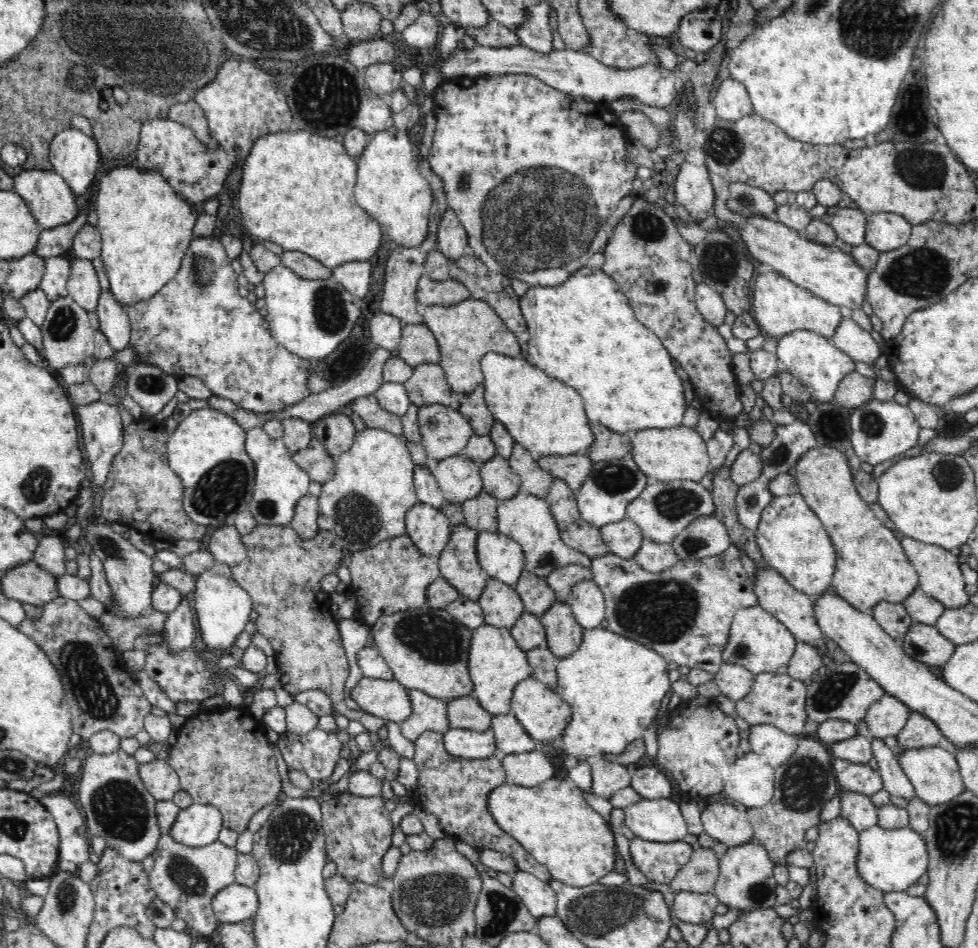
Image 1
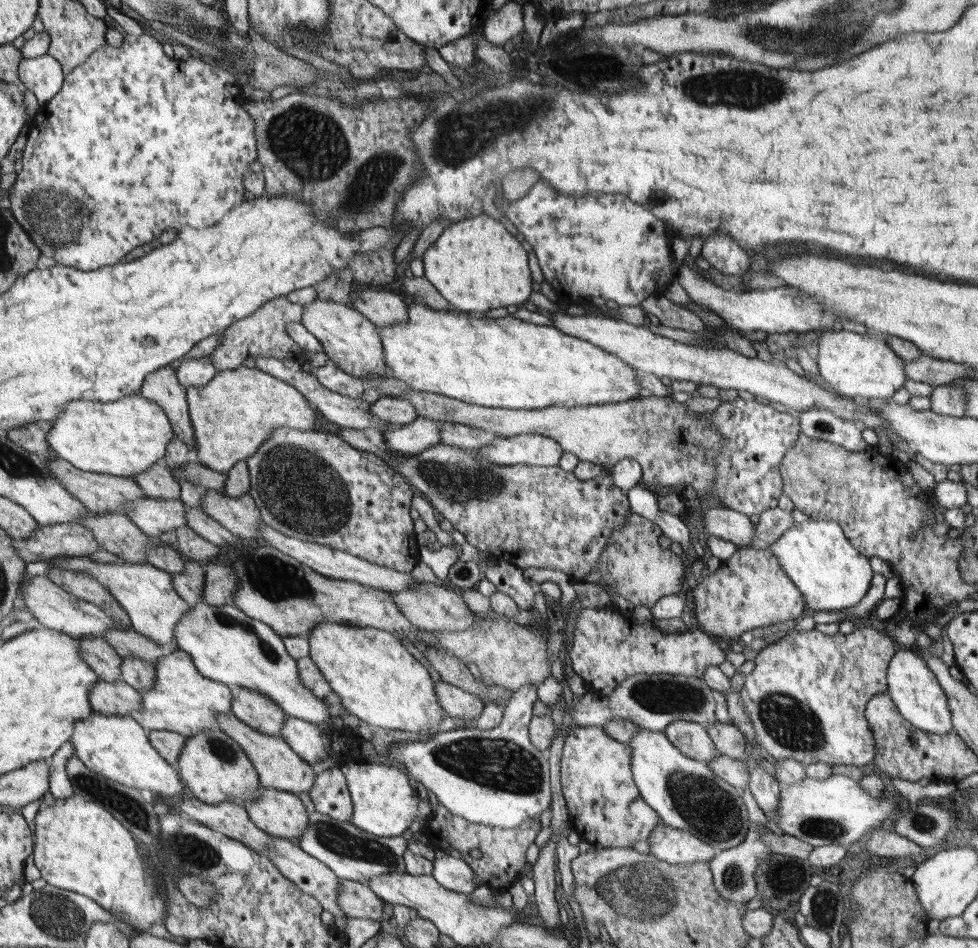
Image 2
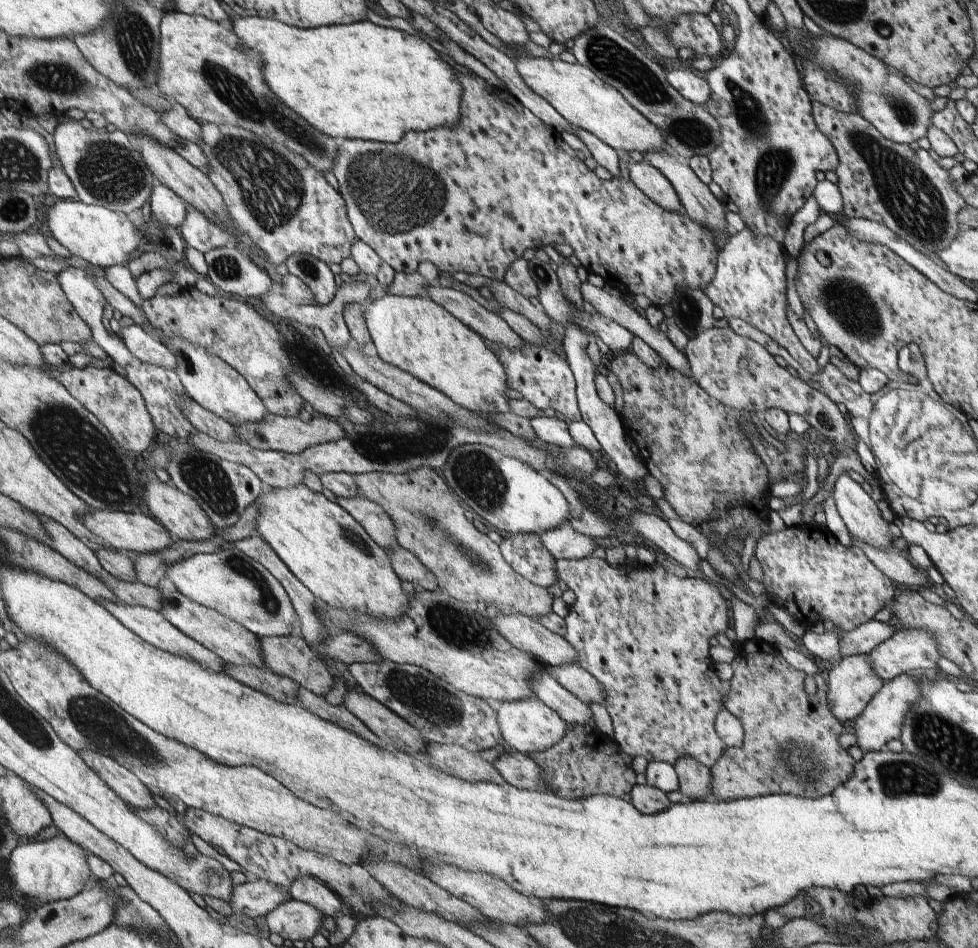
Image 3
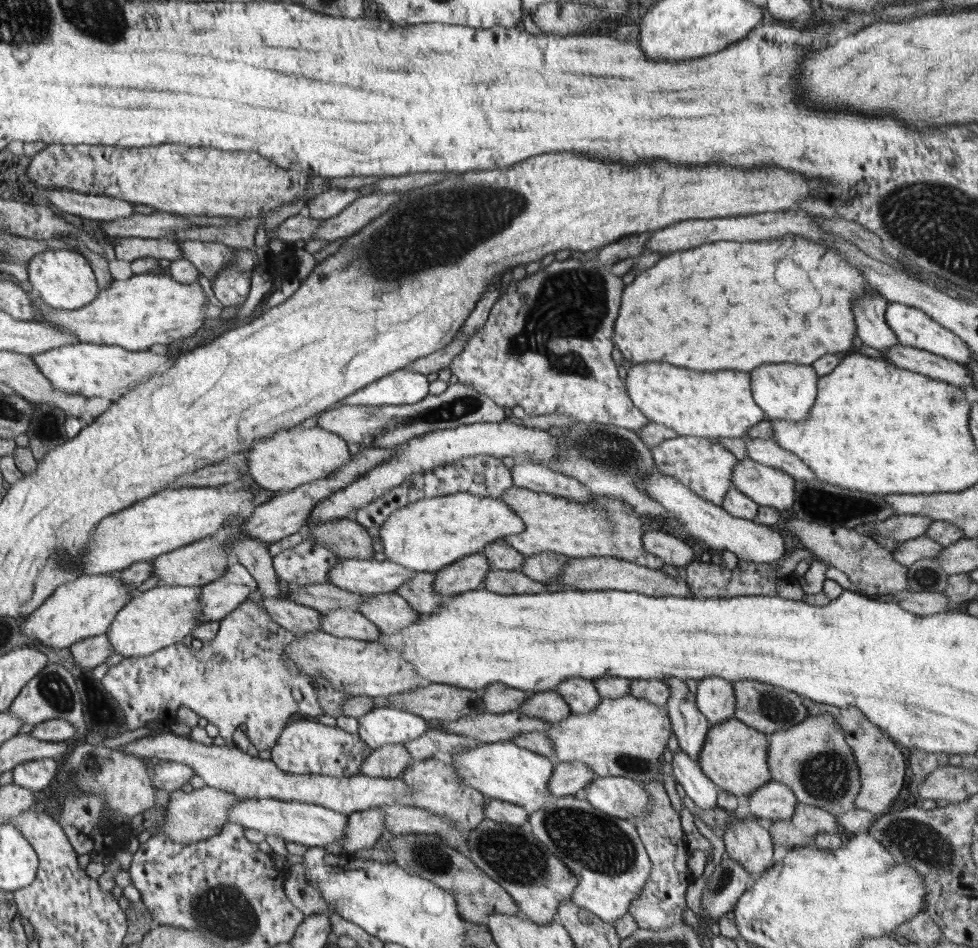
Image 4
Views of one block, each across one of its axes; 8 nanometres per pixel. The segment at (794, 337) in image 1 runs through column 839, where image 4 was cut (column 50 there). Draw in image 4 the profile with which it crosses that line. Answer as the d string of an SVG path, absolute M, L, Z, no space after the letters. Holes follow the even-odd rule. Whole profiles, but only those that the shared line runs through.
M73 342L63 344L59 348L51 348L47 352L29 354L35 366L41 370L41 374L51 382L55 392L63 394L77 394L85 398L101 396L109 402L119 400L125 392L131 392L131 388L143 384L157 372L171 368L175 358L165 358L151 352L129 352L125 348L113 346L113 344L89 344L89 342Z

